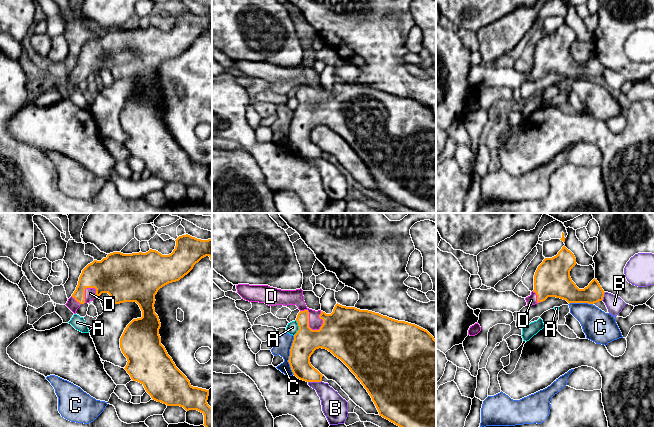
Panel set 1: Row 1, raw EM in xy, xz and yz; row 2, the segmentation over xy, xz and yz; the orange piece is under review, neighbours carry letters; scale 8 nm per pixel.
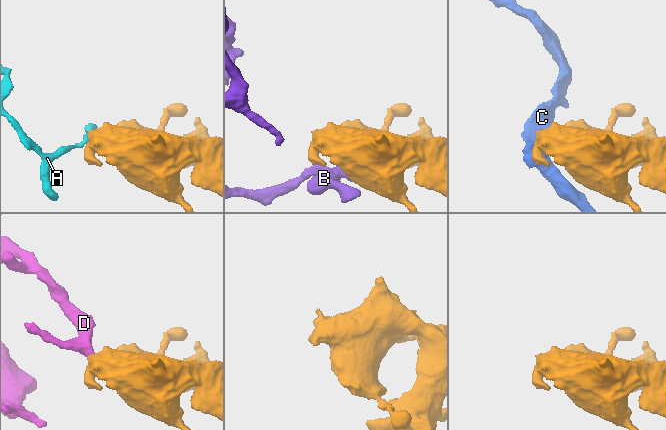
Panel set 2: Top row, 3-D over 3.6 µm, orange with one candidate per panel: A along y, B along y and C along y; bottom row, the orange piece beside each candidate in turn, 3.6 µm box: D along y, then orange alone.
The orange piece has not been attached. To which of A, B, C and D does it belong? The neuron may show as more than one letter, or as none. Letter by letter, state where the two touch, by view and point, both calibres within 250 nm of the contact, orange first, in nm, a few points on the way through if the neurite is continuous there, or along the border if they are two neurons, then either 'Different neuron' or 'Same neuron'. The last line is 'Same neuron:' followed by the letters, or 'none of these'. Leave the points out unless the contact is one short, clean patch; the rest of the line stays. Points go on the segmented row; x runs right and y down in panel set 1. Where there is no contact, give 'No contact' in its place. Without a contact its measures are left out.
A: Touches orange at xz (299, 328). Thickness 200 nm (orange) against 90 nm. Boundary: xz (296, 320), (298, 330), (293, 335). Different neuron
B: Touches orange at xz (314, 381). Thickness 170 nm (orange) against 190 nm. Boundary: xz (321, 380), (308, 382). Different neuron
C: Touches orange at xz (290, 355). Thickness 200 nm (orange) against 130 nm. Boundary: xz (294, 336), (288, 360), (293, 374). Different neuron
D: Touches orange at xz (308, 321). Thickness 280 nm (orange) against 130 nm. Path across: xz (336, 334), (312, 329), (308, 321), (308, 312), (288, 297). Same neuron
Same neuron: D

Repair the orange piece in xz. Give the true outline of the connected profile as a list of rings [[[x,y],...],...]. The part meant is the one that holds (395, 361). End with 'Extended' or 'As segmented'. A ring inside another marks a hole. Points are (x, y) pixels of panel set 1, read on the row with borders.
[[[236,285],[237,293],[249,302],[269,306],[296,305],[300,312],[296,321],[299,330],[294,335],[289,364],[298,379],[321,382],[323,375],[310,363],[316,349],[322,348],[340,359],[361,382],[374,402],[379,415],[399,427],[436,427],[436,340],[425,329],[405,321],[398,321],[379,313],[336,304],[331,314],[309,309],[304,301],[303,290],[281,290],[268,285]]]. Extended

